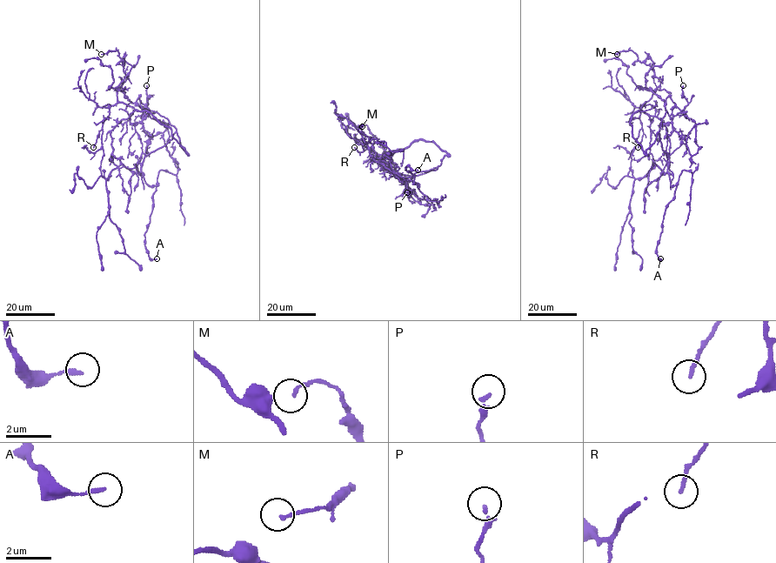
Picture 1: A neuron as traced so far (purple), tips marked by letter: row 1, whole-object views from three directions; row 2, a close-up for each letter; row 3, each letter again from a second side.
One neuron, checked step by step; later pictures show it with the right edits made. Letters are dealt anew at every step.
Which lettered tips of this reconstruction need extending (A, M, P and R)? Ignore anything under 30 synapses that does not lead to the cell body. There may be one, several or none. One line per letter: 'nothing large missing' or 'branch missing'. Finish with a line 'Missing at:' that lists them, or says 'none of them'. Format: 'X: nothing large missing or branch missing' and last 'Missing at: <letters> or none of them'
A: nothing large missing
M: nothing large missing
P: nothing large missing
R: nothing large missing
Missing at: none of them

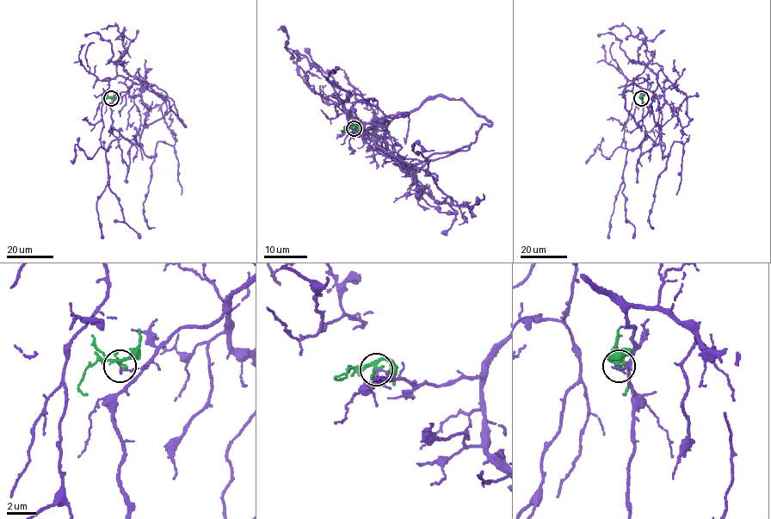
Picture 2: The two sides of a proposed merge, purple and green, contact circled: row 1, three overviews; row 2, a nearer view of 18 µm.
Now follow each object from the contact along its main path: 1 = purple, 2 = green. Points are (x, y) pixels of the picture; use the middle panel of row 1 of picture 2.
1: (353, 128), (352, 136), (363, 135), (434, 178), (413, 148), (415, 142), (434, 150)
2: (353, 128), (348, 127), (341, 132), (343, 129)

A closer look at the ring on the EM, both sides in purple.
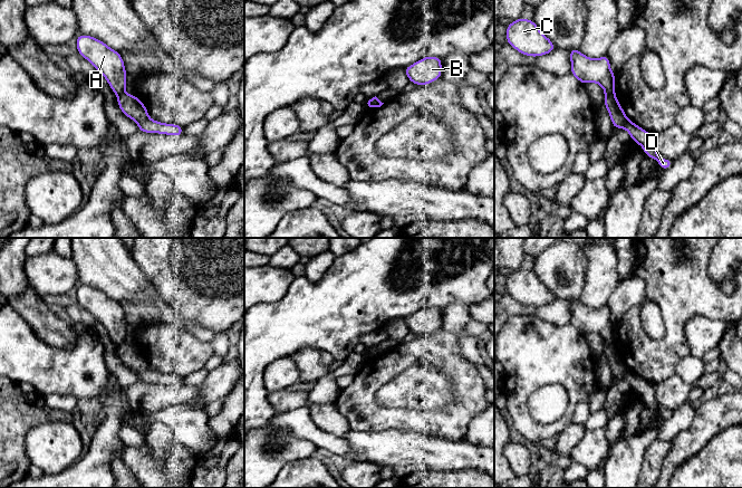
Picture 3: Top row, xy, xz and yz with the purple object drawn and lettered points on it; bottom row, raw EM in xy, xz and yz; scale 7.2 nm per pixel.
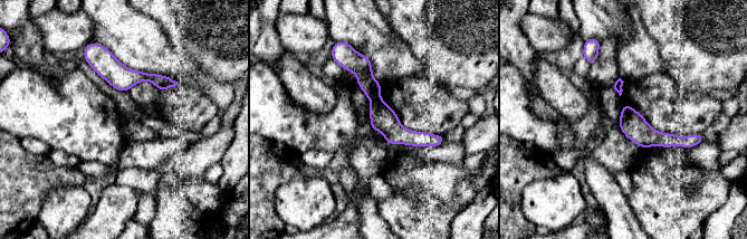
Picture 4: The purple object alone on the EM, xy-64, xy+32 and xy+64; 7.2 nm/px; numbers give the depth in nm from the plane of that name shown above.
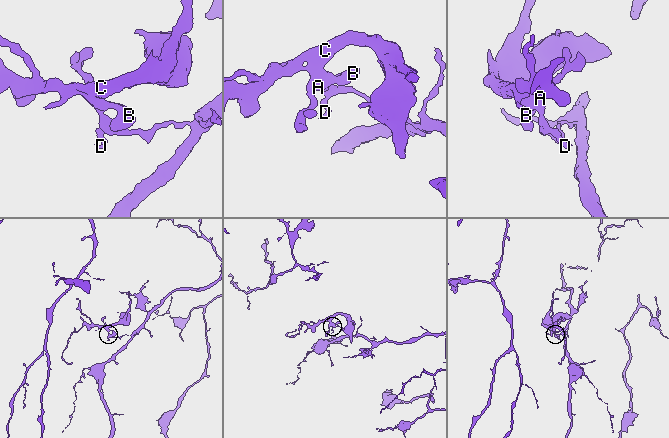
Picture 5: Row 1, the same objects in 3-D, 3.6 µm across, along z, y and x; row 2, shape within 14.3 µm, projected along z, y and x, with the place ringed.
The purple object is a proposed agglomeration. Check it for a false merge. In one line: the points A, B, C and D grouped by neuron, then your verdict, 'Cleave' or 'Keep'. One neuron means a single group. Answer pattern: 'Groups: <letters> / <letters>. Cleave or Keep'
Groups: A B C / D. Cleave

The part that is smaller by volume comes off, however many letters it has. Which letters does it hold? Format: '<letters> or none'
A, B, C

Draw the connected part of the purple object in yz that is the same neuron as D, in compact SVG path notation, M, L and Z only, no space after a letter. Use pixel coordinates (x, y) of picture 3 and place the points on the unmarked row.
M605 344L603 353L608 361L614 379L625 379L632 391L643 398L646 406L658 412L659 419L667 420L672 417L672 410L659 408L654 386L628 370L615 344Z

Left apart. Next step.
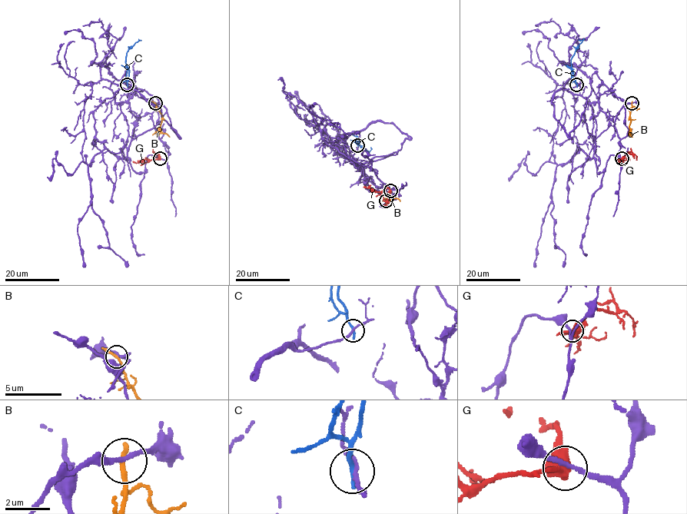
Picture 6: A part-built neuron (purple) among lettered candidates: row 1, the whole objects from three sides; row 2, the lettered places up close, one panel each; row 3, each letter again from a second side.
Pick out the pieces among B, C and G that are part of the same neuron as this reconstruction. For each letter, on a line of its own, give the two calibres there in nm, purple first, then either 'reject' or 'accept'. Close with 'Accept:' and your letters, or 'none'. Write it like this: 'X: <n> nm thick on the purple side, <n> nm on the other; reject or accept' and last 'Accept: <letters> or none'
B: 220 nm thick on the purple side, 200 nm on the other; reject
C: 180 nm thick on the purple side, 240 nm on the other; reject
G: 190 nm thick on the purple side, 500 nm on the other; reject
Accept: none

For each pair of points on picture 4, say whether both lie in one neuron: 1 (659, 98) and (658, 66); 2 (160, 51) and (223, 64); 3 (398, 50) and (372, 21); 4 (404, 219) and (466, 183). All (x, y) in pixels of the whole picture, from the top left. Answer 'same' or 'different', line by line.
1: different
2: different
3: different
4: same

